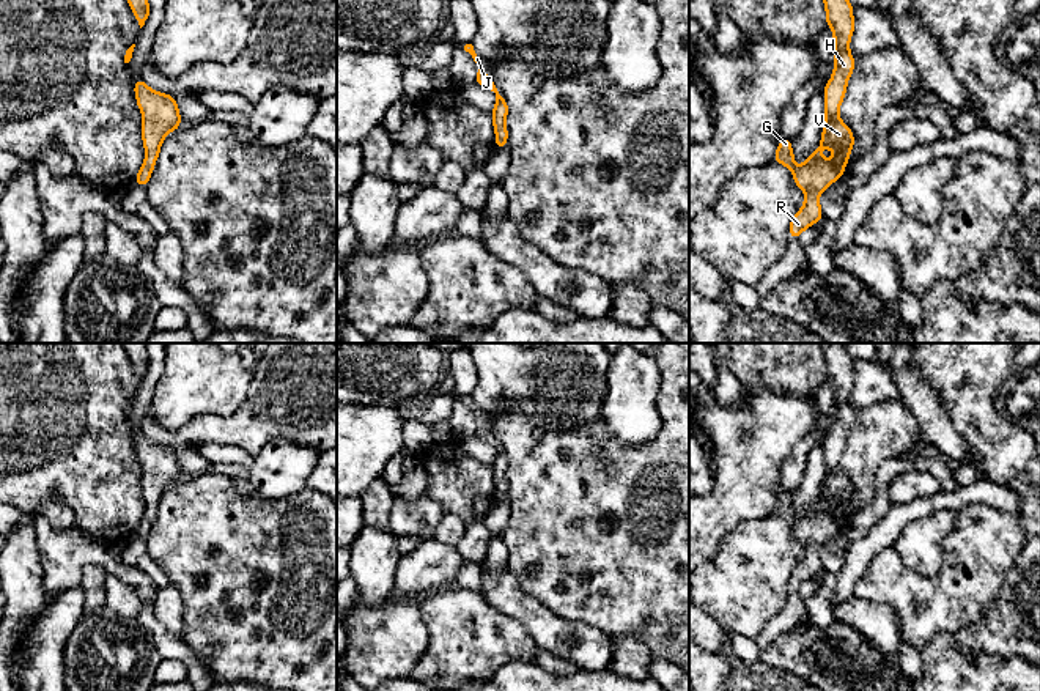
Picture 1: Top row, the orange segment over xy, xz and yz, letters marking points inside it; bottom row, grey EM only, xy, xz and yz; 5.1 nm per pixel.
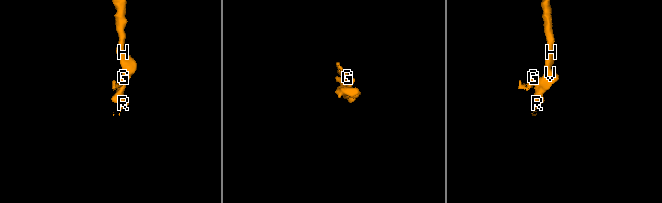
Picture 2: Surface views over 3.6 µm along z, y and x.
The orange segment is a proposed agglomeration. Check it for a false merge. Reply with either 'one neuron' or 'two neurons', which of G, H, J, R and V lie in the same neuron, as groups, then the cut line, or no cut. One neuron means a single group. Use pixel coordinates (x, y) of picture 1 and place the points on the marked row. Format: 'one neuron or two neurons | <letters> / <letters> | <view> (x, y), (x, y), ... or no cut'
one neuron | G H J R V | no cut

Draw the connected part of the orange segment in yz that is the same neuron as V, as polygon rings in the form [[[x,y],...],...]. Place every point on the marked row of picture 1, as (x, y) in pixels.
[[[823,0],[826,24],[834,35],[835,66],[831,80],[824,85],[824,112],[821,142],[810,157],[799,167],[795,165],[791,140],[780,139],[773,161],[793,172],[795,184],[804,190],[802,208],[793,216],[788,233],[793,241],[810,225],[823,219],[818,197],[829,184],[839,181],[854,146],[851,129],[839,118],[839,109],[846,93],[846,83],[854,69],[850,54],[850,39],[854,30],[853,5],[848,0]]]

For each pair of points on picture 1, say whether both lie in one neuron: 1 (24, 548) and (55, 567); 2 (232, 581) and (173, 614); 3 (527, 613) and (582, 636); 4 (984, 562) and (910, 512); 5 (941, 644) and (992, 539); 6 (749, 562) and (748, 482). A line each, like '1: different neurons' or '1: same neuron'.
1: different neurons
2: different neurons
3: same neuron
4: different neurons
5: different neurons
6: different neurons

